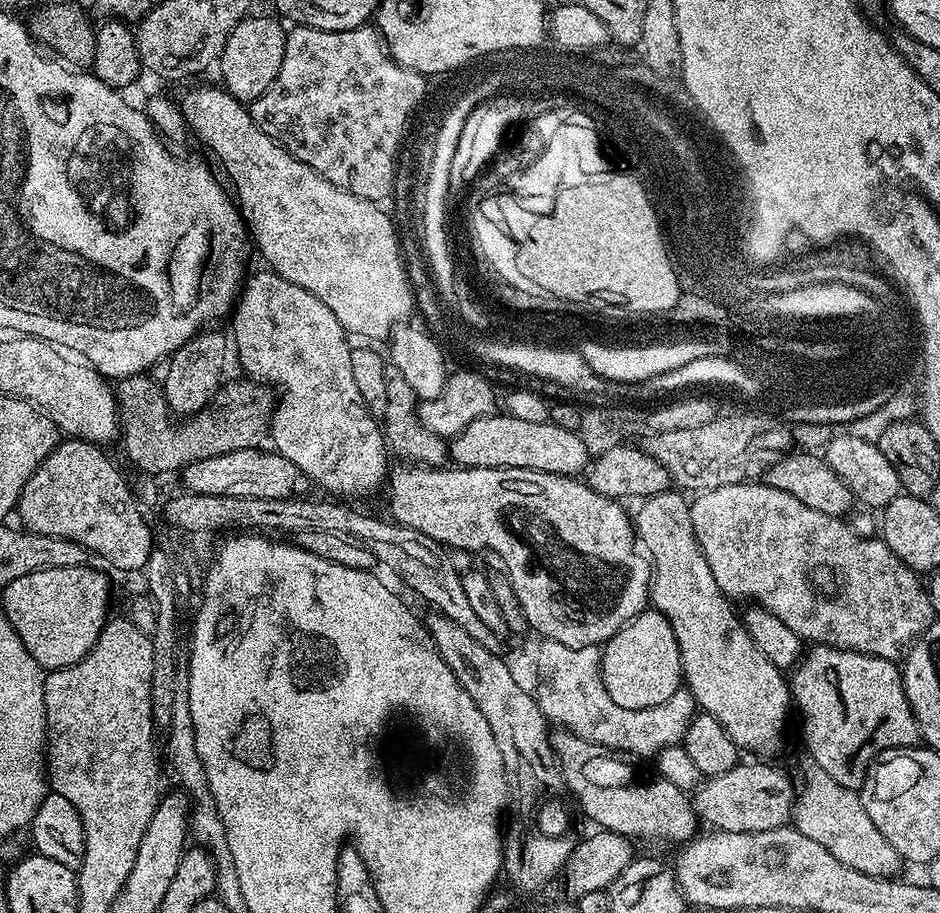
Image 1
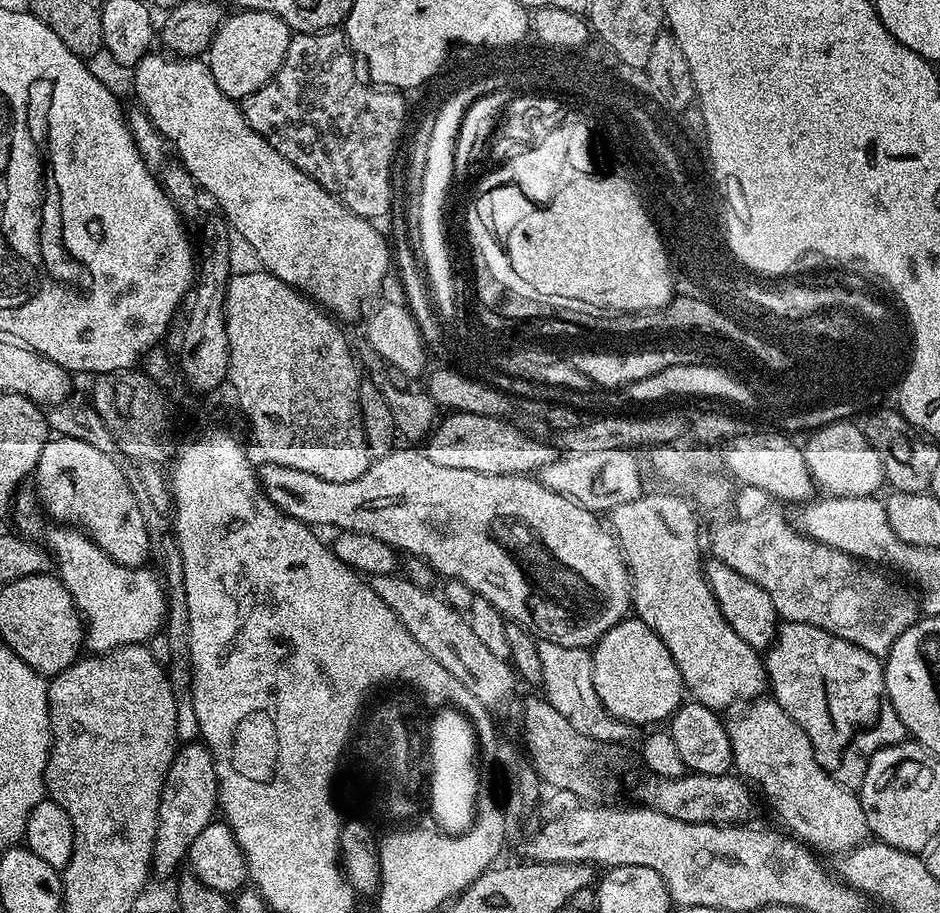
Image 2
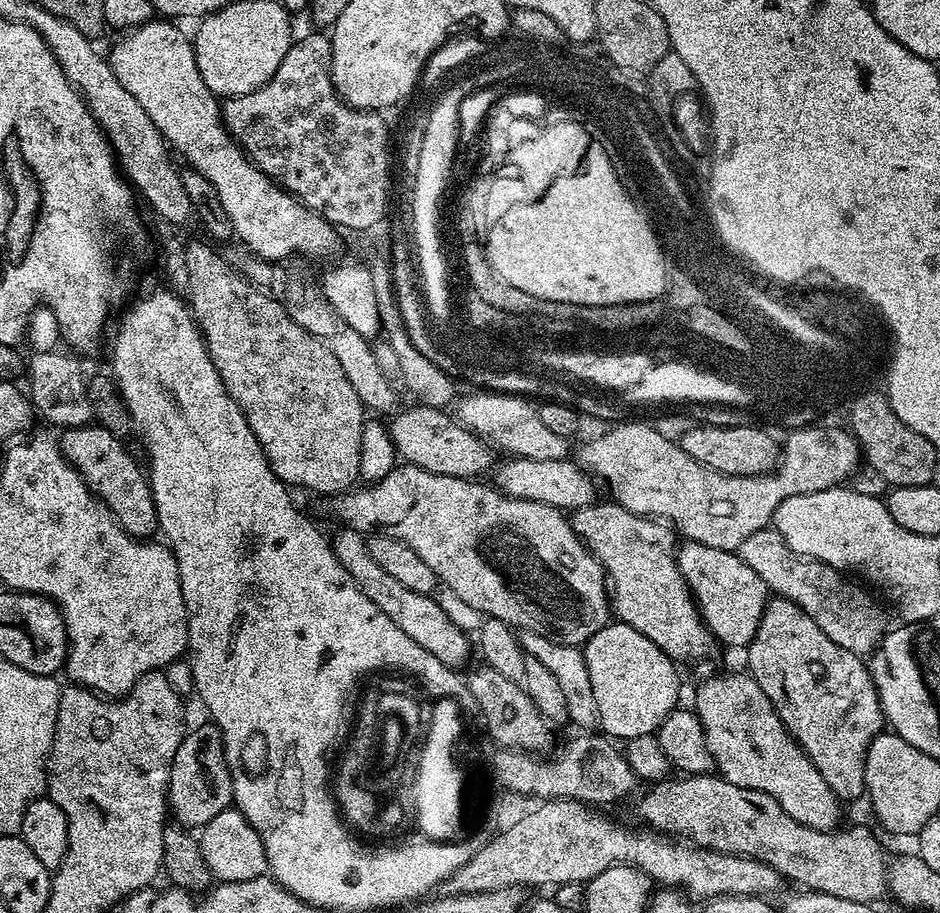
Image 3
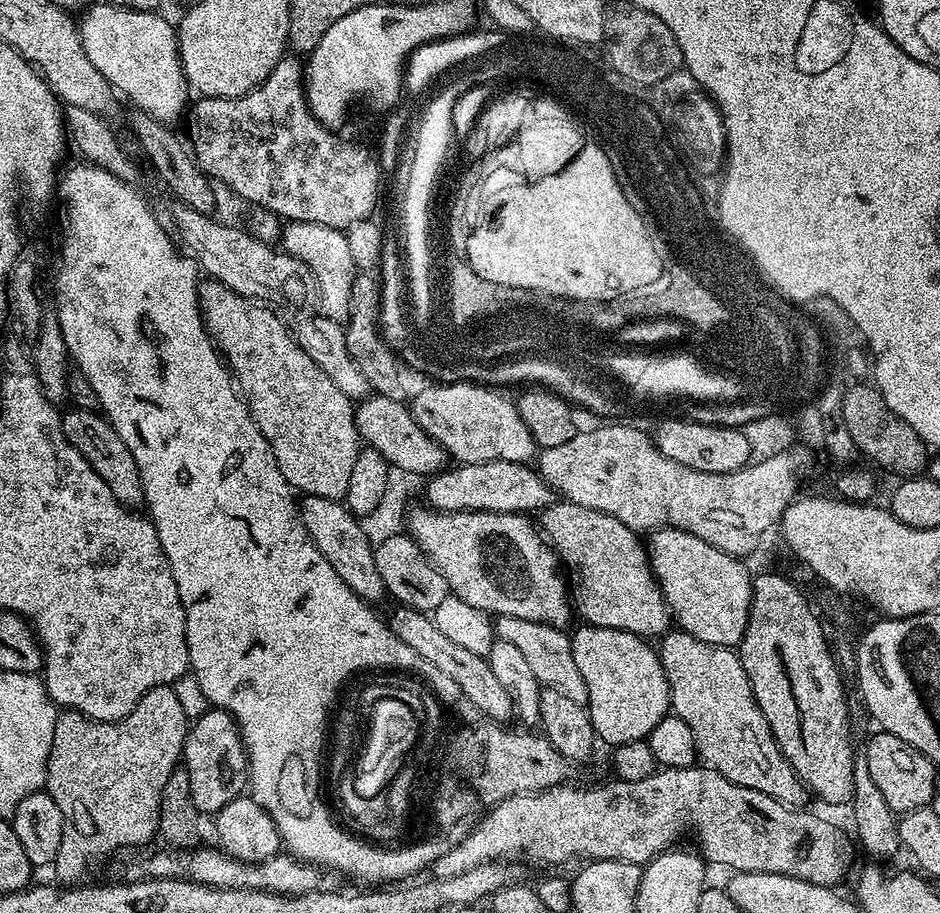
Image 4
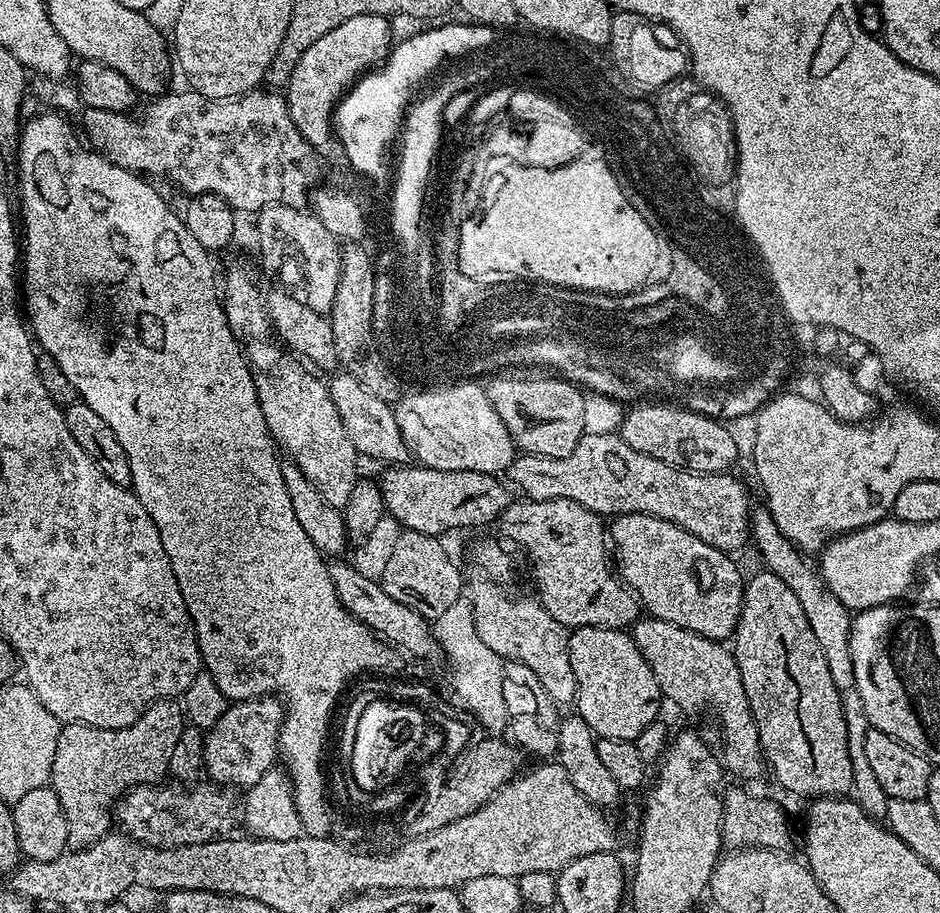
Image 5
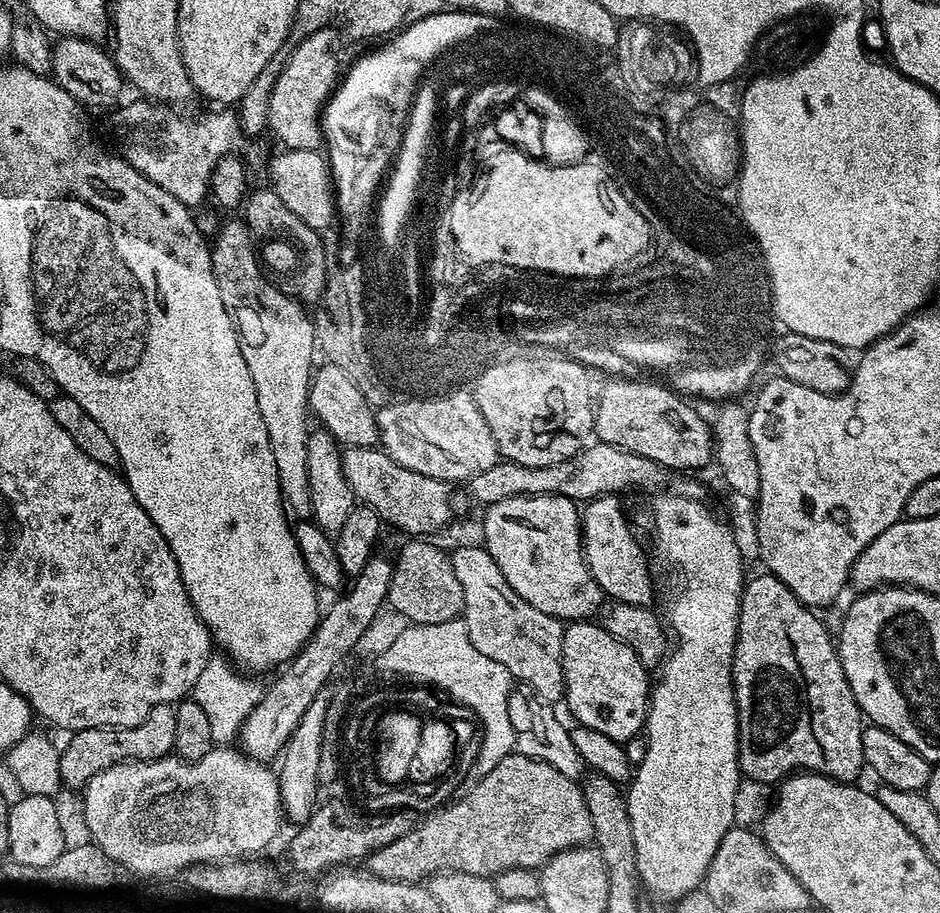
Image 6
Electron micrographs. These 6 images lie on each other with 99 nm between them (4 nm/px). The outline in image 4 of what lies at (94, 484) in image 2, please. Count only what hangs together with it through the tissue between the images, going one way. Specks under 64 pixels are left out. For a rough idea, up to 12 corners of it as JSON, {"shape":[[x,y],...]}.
{"shape":[[78,407],[68,441],[125,506],[143,505],[134,454],[108,417]]}

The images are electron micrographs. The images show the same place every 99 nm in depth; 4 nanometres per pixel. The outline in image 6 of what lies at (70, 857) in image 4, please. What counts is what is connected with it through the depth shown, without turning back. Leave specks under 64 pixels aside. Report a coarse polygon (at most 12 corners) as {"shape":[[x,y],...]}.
{"shape":[[159,704],[133,728],[67,737],[60,778],[76,790],[124,760],[174,749],[175,707]]}

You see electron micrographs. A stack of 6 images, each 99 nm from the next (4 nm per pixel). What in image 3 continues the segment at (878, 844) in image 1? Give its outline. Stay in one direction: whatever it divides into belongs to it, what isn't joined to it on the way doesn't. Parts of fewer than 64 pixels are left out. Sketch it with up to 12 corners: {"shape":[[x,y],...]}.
{"shape":[[747,671],[702,681],[715,771],[831,832],[841,801]]}

